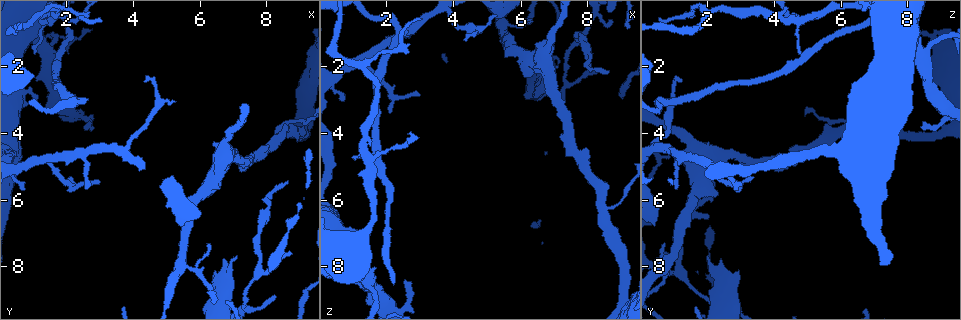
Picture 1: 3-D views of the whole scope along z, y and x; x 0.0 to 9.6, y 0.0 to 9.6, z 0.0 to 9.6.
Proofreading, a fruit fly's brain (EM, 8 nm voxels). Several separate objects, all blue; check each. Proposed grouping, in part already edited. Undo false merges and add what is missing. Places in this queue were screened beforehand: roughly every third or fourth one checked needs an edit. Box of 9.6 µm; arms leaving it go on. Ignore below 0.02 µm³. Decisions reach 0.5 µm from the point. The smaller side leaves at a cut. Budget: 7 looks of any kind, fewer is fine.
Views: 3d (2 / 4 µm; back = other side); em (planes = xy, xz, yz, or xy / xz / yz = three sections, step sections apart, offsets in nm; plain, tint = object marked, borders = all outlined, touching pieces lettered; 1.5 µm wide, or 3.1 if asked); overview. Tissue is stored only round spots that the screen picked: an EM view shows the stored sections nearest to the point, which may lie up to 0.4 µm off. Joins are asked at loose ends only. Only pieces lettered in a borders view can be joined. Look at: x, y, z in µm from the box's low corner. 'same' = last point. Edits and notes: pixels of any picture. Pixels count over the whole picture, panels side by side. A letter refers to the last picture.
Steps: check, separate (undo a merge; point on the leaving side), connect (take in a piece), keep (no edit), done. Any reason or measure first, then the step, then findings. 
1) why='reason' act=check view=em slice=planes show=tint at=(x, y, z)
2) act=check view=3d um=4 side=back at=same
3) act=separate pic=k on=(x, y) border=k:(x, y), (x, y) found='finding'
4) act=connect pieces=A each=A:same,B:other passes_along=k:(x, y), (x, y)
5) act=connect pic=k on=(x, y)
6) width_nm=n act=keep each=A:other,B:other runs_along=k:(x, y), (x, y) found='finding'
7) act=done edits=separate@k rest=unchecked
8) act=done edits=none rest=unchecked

act=check view=3d um=2 at=(8.40, 3.80, 6.30)

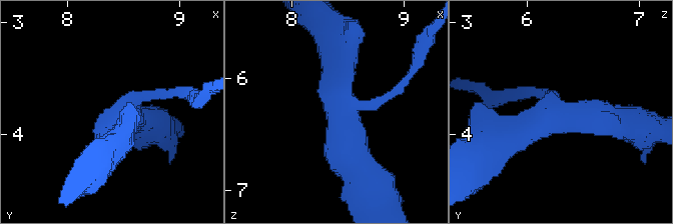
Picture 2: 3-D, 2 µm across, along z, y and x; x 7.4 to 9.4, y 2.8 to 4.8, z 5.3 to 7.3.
arms=3 act=check view=em slice=xz step=8 show=tint at=(8.40, 3.84, 6.32)

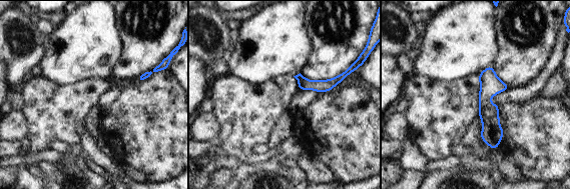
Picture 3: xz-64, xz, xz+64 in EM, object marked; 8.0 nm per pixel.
act=check view=em slice=planes show=borders at=same

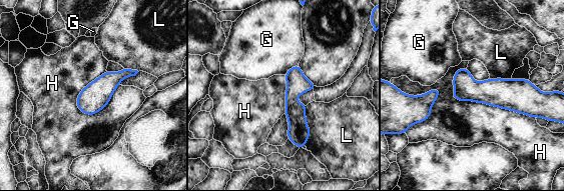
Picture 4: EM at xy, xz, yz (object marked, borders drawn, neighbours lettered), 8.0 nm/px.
act=keep each=G:other,H:other,L:other found='continuous, no second neuron'

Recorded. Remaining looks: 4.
why='thick end' act=check view=em slice=planes show=borders at=(6.45, 8.10, 3.00)

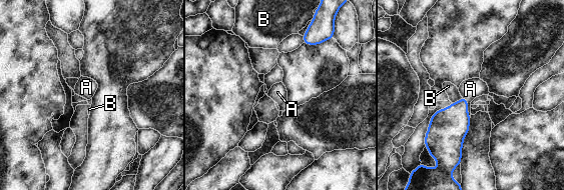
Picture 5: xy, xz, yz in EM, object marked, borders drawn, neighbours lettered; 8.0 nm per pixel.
act=connect pieces=A each=A:same,B:other found='the neuron continues'

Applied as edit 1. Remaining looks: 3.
why='sharp bend' act=check view=em slice=planes show=tint at=(2.30, 3.05, 0.65)

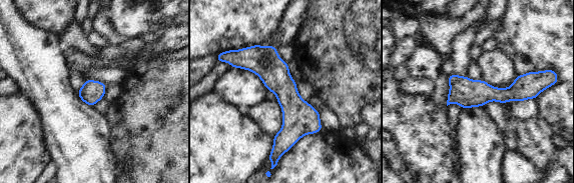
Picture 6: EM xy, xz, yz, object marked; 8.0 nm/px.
why='what lies round it' act=check view=em slice=planes show=borders at=same

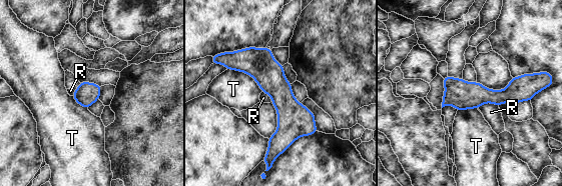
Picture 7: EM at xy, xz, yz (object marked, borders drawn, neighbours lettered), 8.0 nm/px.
width_nm=180 act=keep each=R:other,T:other border=7:(498, 106), (484, 103), (479, 108) found='continuous, no second neuron'

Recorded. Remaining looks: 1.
act=done edits=connect@5 rest=unchecked

